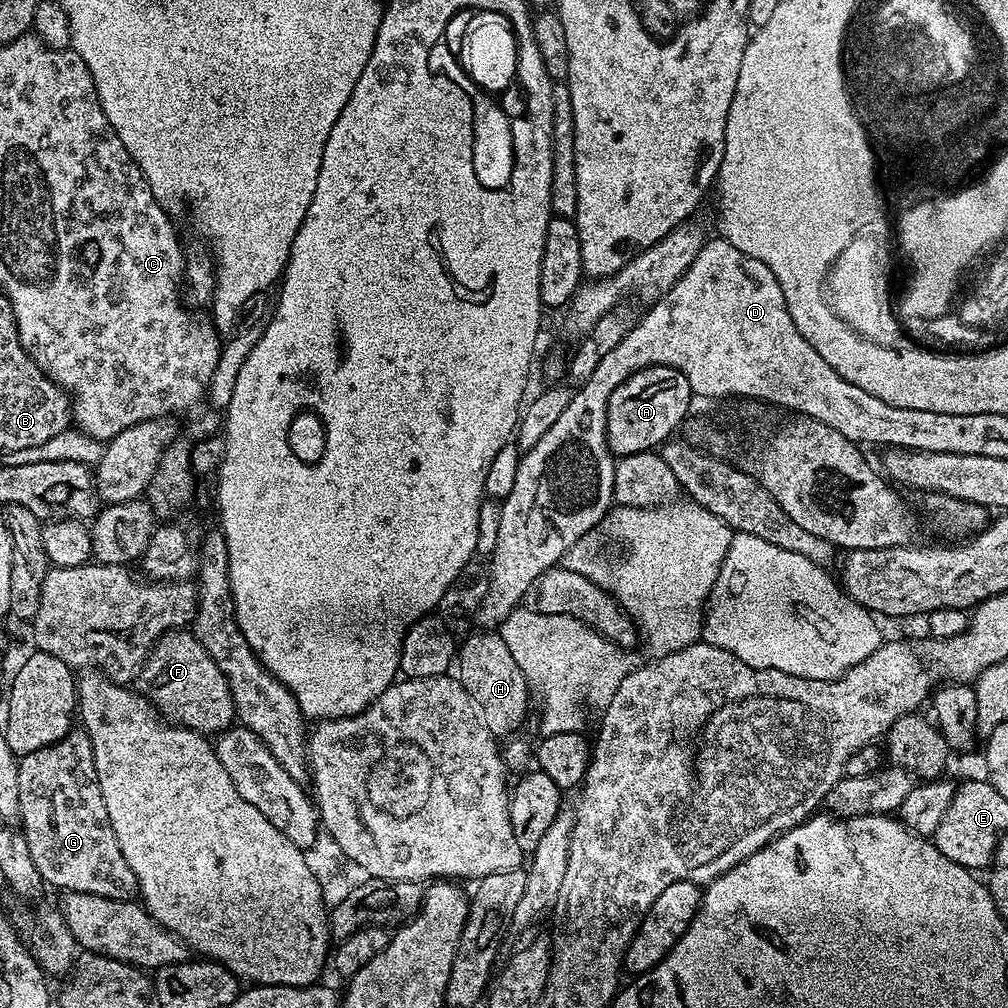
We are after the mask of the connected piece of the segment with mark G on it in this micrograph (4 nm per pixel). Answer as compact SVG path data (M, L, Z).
M73 727L66 738L19 757L18 763L18 818L26 834L26 842L30 842L30 858L34 858L34 866L38 866L38 874L42 874L45 885L52 887L53 884L59 890L67 892L98 894L102 898L133 899L138 892L134 870L130 870L126 857L118 846L114 826L110 826L110 814L106 814L106 802L102 798L102 786L98 782L94 766L94 750L83 727Z

